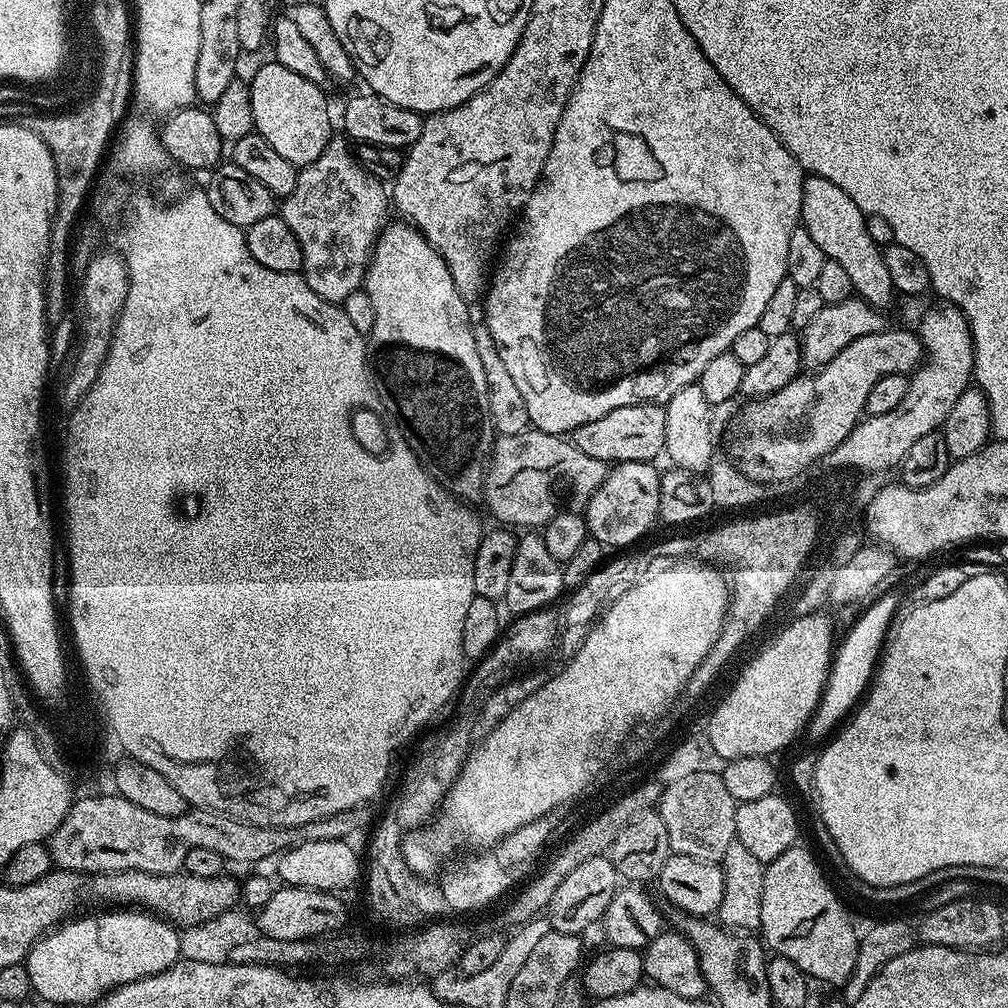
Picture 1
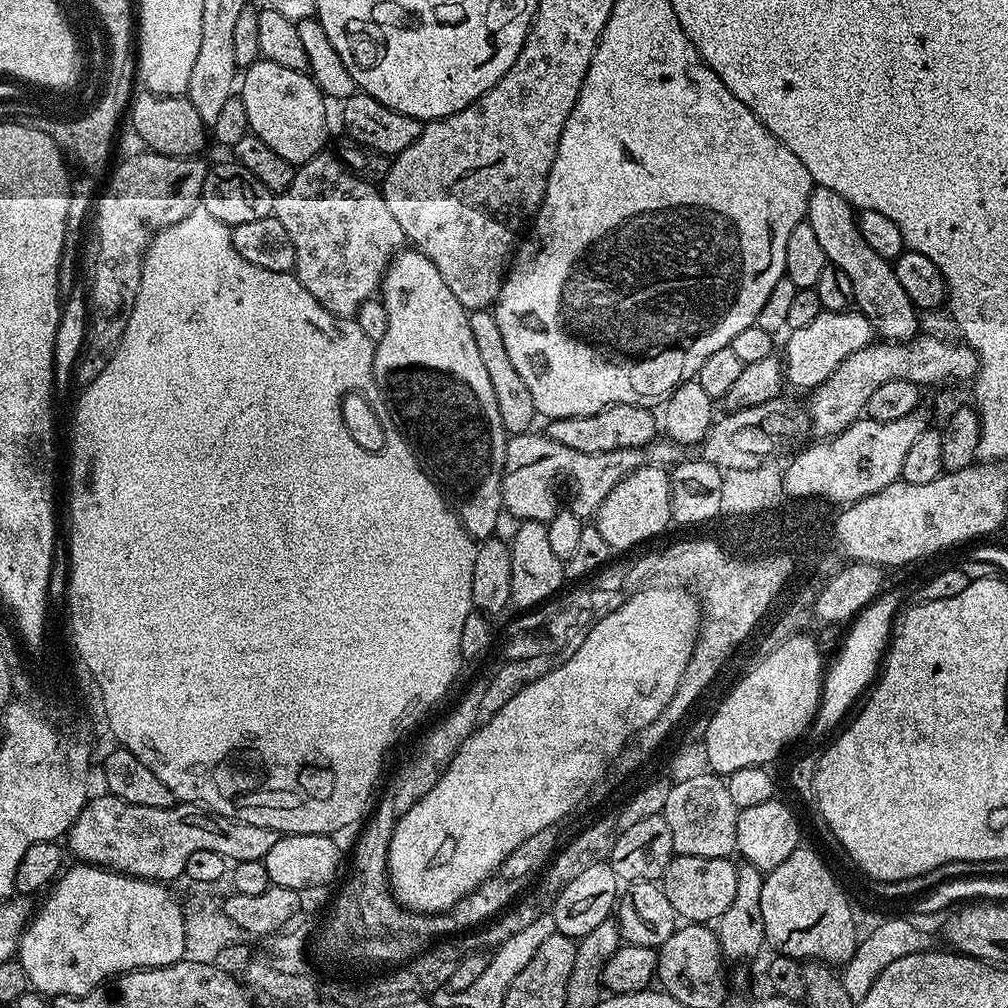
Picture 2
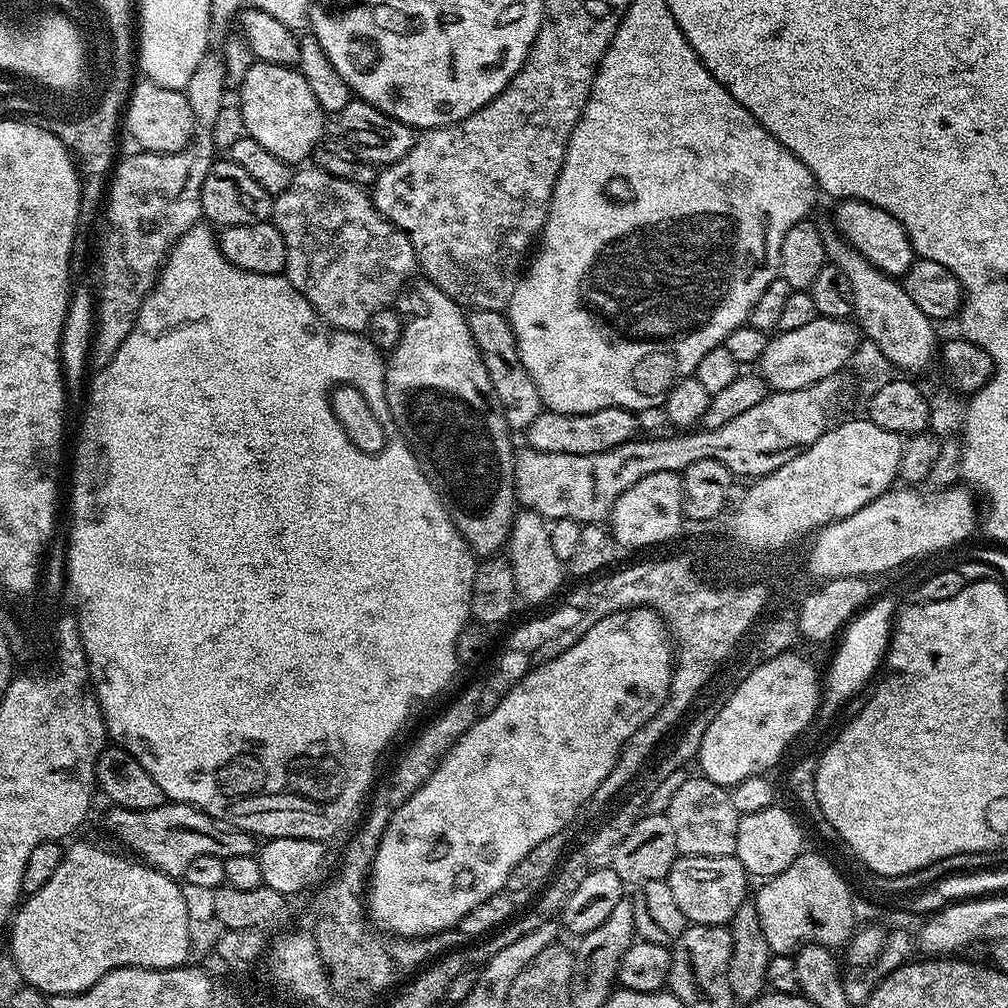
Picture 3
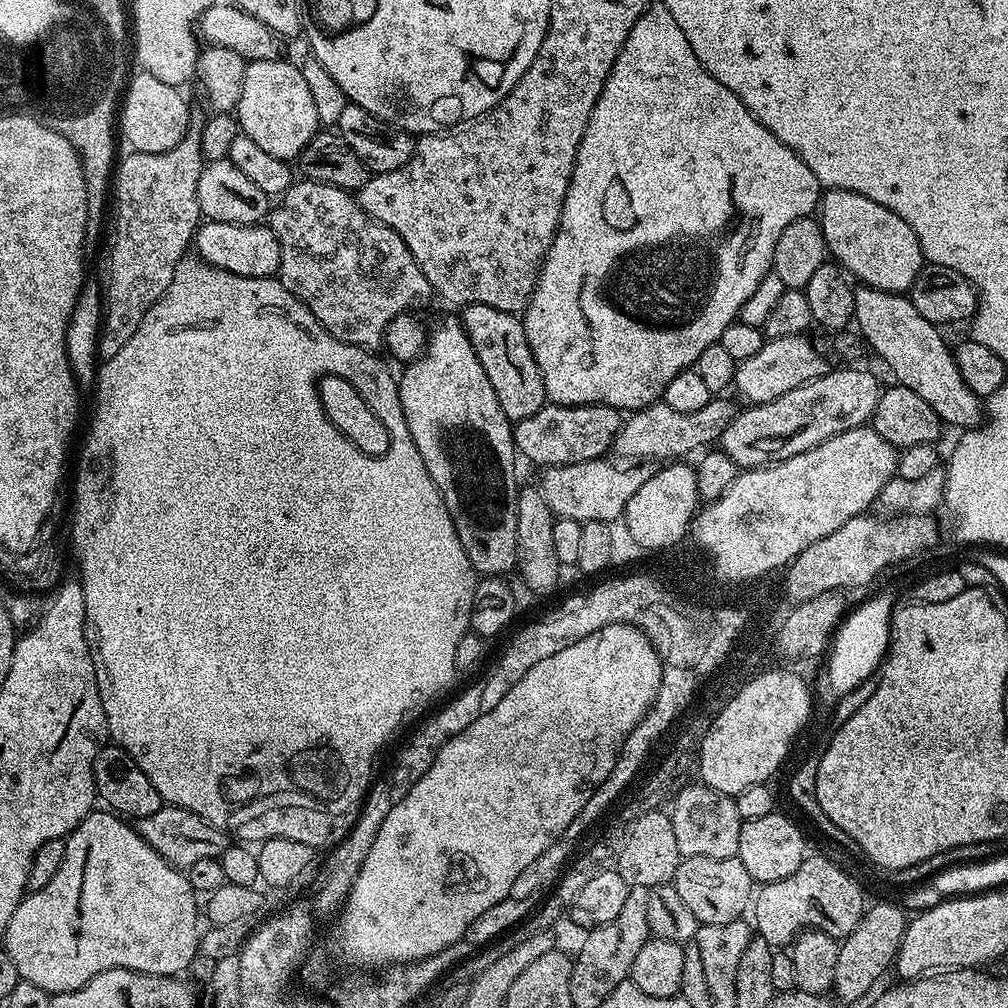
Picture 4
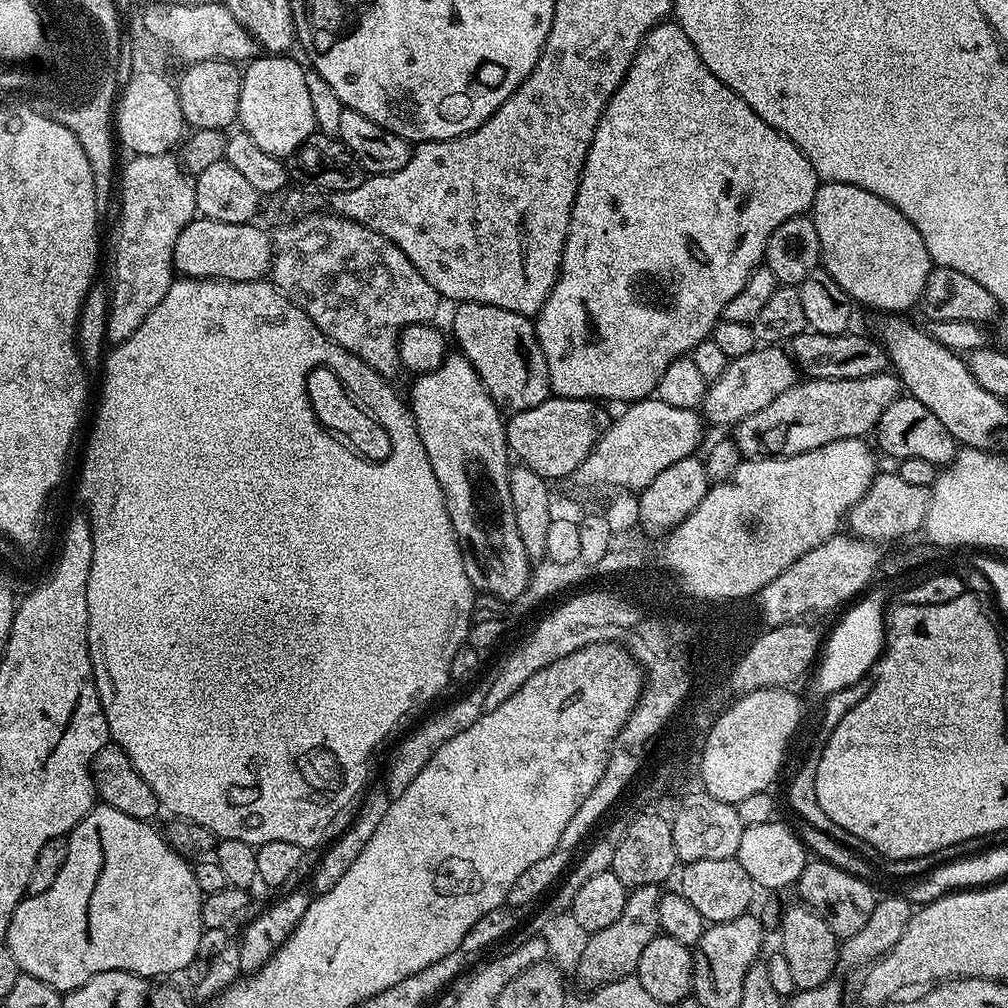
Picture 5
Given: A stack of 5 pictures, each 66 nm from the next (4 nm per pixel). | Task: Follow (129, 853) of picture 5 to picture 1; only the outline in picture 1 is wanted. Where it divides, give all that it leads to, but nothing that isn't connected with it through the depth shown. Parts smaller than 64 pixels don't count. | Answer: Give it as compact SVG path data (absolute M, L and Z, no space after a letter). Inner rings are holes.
M132 906L100 911L61 923L28 951L26 963L37 997L52 1004L92 1006L123 984L158 974L181 959L180 932L163 916Z

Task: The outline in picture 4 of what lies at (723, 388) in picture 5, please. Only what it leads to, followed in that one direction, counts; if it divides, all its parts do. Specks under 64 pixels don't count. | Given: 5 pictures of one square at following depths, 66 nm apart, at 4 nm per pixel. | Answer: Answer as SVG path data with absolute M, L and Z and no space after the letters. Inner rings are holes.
M807 335L794 338L765 339L762 350L754 354L754 358L746 358L736 365L734 392L749 405L765 404L782 394L790 394L790 390L798 390L806 382L819 376L825 376L830 371L830 364L824 361L824 356L808 341Z

